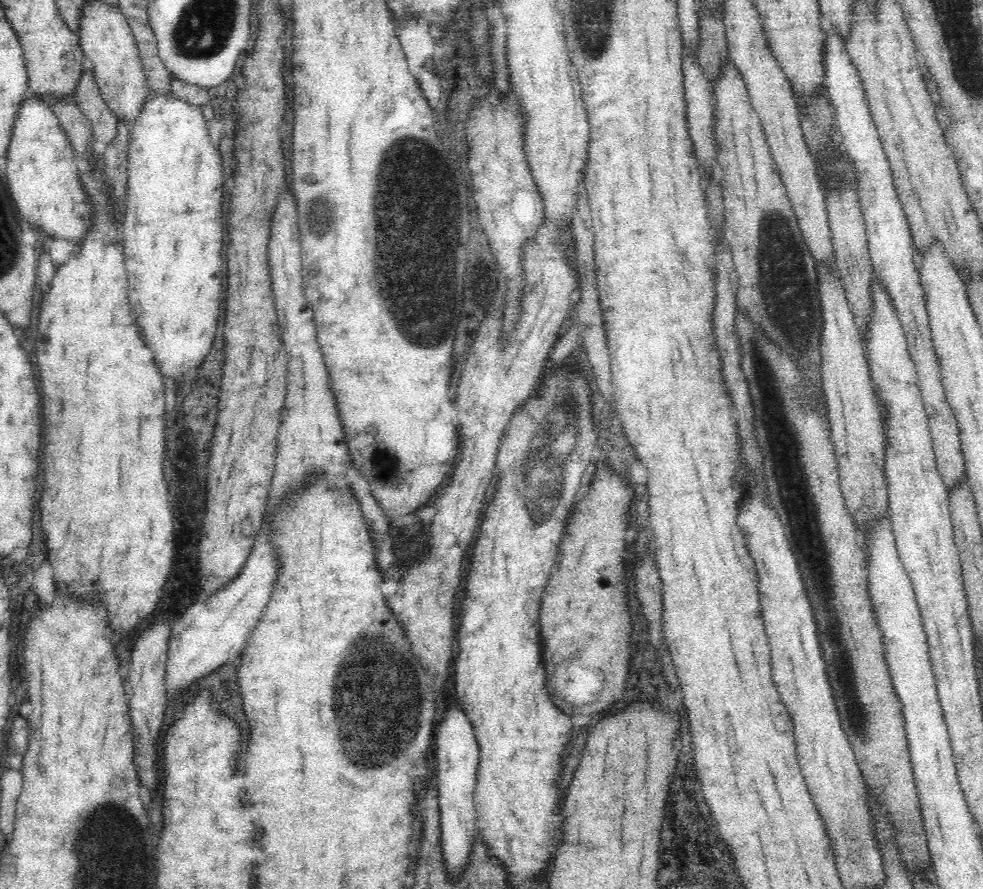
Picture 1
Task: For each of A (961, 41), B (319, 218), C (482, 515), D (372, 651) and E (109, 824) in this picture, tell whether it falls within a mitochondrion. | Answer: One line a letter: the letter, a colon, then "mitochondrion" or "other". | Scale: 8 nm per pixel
A: mitochondrion
B: mitochondrion
C: other
D: mitochondrion
E: mitochondrion

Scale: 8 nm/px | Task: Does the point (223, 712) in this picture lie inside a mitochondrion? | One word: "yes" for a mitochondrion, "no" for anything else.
no

